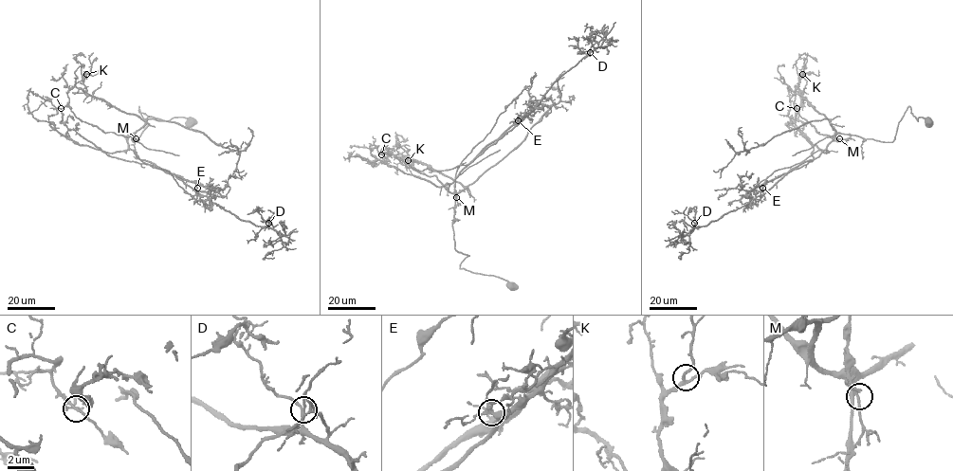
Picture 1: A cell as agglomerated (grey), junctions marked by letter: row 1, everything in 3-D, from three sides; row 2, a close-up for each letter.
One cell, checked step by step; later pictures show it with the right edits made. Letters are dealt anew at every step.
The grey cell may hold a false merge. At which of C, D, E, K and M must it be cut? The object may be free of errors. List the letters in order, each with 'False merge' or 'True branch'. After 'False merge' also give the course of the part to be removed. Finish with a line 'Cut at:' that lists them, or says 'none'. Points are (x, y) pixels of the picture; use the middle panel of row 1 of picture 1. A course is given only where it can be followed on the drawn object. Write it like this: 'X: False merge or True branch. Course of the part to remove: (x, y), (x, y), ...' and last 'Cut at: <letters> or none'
C: True branch
D: True branch
E: False merge. Course of the part to remove: (518, 120), (515, 126), (467, 165), (444, 171), (420, 171), (390, 154), (386, 149), (394, 151)
K: True branch
M: True branch
Cut at: E

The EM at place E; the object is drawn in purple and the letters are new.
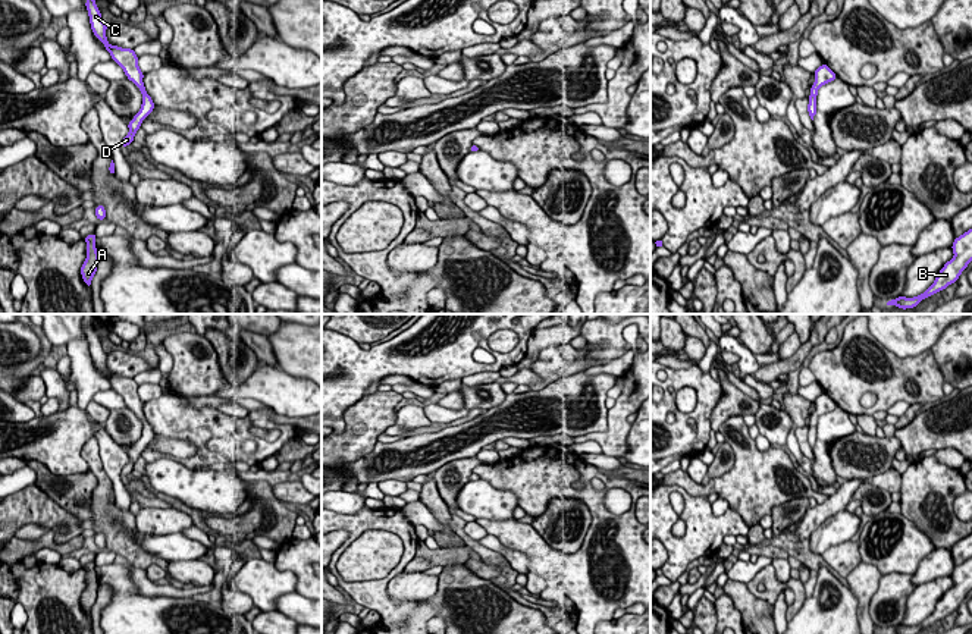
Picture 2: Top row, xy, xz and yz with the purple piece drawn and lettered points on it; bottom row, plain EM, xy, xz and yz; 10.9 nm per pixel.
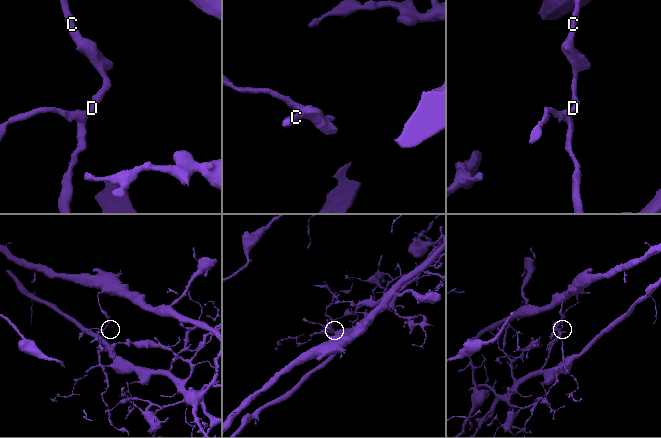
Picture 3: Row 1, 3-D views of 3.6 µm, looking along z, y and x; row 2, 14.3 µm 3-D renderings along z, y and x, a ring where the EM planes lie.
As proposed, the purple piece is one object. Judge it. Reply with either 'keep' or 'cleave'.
cleave

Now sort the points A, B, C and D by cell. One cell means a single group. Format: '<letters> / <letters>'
A B D / C

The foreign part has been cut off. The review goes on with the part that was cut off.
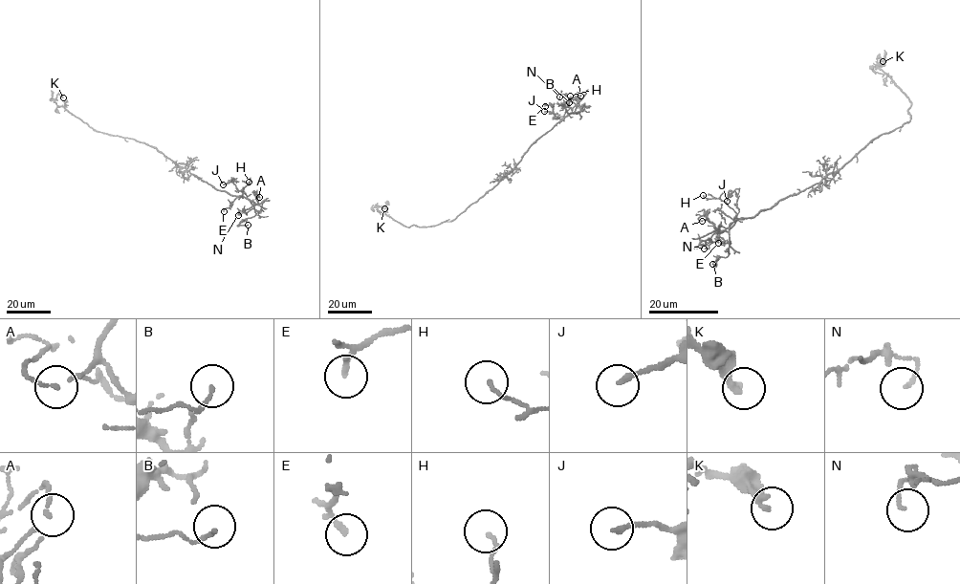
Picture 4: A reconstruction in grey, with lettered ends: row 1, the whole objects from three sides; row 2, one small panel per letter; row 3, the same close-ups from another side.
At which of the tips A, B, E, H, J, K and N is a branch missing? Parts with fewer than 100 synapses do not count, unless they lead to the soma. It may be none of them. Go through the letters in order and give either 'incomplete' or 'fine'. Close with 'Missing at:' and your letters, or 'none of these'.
A: fine
B: fine
E: fine
H: fine
J: fine
K: fine
N: fine
Missing at: none of these

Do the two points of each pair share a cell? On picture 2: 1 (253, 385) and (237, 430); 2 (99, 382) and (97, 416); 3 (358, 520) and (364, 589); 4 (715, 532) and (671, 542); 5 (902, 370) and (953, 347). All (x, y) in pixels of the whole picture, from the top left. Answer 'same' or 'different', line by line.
1: different
2: different
3: same
4: same
5: different

